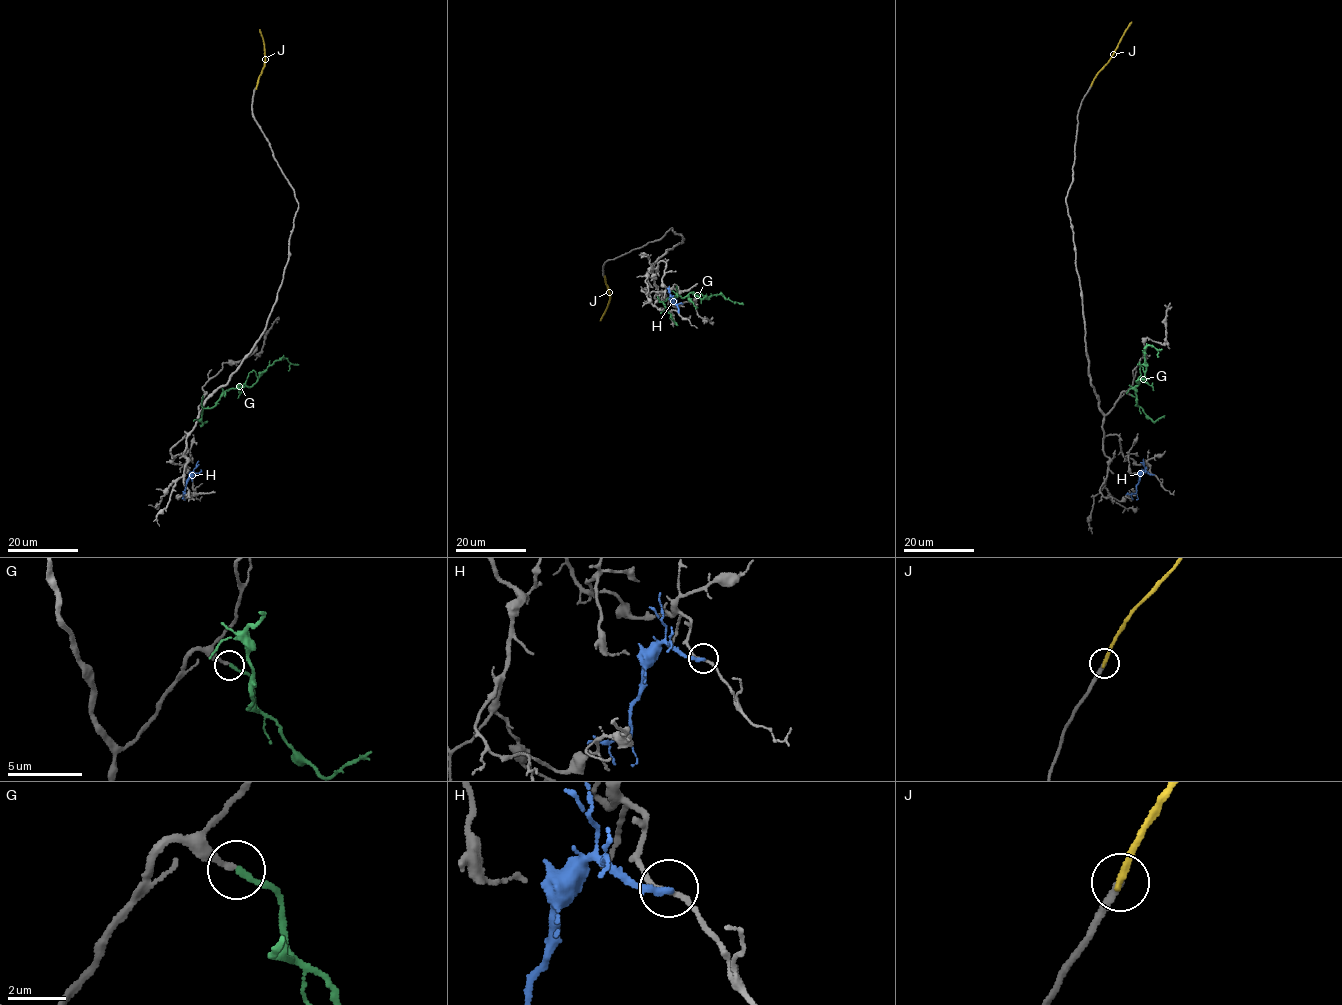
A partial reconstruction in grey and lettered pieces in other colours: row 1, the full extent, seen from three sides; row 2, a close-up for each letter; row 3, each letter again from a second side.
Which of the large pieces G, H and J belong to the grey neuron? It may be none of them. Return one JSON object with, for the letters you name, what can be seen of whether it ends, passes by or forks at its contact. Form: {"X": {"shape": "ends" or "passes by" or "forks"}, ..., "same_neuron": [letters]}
{"G": {"shape": "ends"}, "same_neuron": ["G"]}

